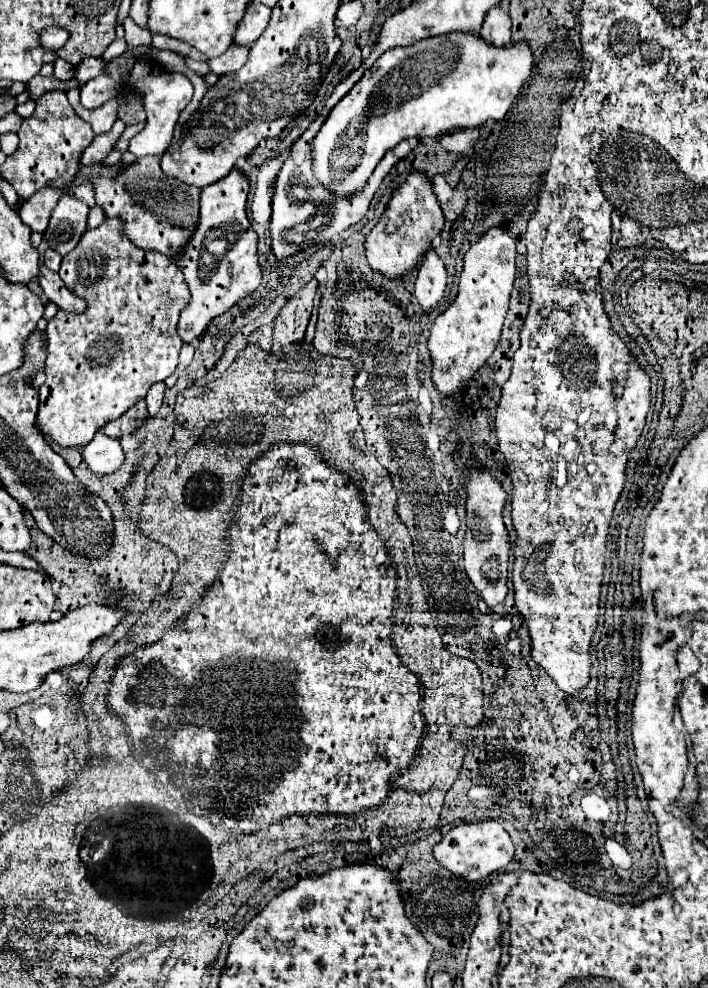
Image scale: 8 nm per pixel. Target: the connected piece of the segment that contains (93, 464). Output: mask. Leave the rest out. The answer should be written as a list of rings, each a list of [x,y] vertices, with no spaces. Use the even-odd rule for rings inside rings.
[[[102,431],[94,435],[94,439],[82,449],[82,457],[88,463],[88,467],[98,475],[106,475],[116,471],[124,461],[124,451],[120,447],[118,439],[110,439]]]

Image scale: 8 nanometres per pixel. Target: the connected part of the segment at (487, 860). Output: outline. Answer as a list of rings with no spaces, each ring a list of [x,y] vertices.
[[[480,821],[470,825],[458,825],[444,835],[444,839],[434,847],[436,861],[450,869],[456,875],[462,875],[470,881],[482,881],[492,871],[506,869],[506,865],[514,857],[514,845],[510,841],[508,831],[498,821]]]

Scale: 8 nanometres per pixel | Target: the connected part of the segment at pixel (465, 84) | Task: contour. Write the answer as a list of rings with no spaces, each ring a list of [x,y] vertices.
[[[448,33],[434,39],[420,39],[410,47],[394,47],[380,55],[380,59],[366,69],[362,79],[350,93],[330,111],[322,129],[312,141],[312,159],[316,179],[338,195],[352,195],[364,187],[382,155],[398,141],[408,137],[440,137],[458,127],[480,127],[488,119],[502,119],[516,101],[524,81],[530,77],[534,65],[528,41],[516,41],[506,47],[494,47],[480,35]]]

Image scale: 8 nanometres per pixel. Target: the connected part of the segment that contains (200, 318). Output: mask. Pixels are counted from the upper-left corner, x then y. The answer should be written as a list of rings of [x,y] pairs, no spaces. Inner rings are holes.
[[[232,169],[226,179],[202,189],[198,227],[186,251],[174,255],[190,289],[190,303],[178,323],[178,333],[184,343],[192,343],[200,337],[214,317],[226,313],[236,301],[250,295],[262,283],[262,267],[256,255],[258,235],[250,233],[252,225],[246,217],[248,185],[248,177],[240,169]]]

